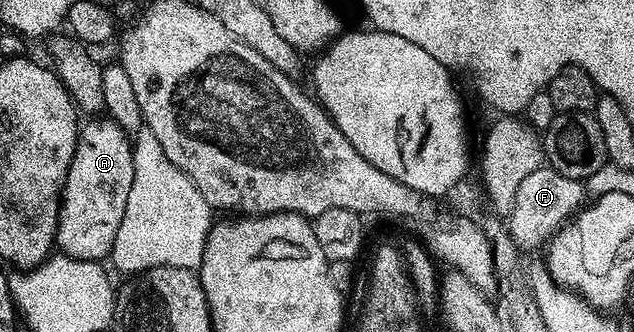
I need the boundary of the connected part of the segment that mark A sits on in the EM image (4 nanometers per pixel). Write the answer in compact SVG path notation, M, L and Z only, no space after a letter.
M108 116L84 121L59 204L55 246L71 258L102 263L103 257L114 251L129 188L133 188L133 142L129 134Z

